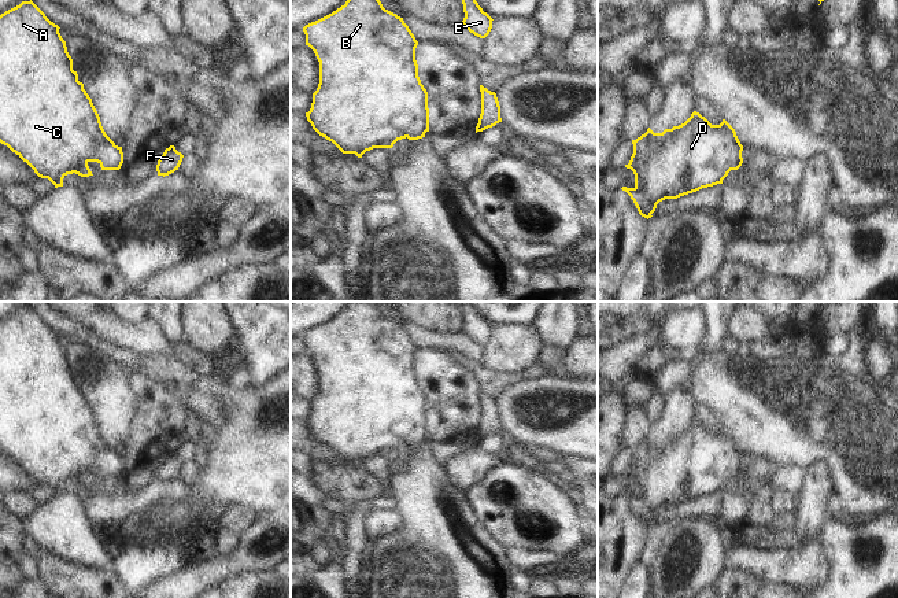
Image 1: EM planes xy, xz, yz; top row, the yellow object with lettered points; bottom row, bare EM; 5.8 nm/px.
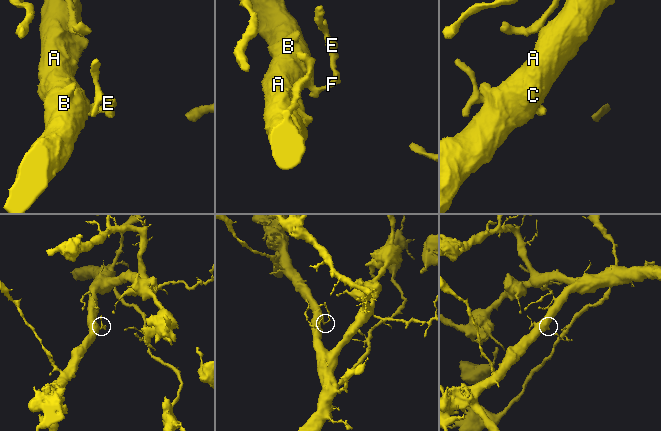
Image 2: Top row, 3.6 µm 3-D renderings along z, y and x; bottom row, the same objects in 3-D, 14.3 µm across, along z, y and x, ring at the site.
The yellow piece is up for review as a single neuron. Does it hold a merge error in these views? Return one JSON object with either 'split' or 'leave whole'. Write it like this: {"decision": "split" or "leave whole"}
{"decision": "leave whole"}

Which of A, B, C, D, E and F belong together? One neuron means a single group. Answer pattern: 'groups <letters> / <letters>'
groups A B C D E F

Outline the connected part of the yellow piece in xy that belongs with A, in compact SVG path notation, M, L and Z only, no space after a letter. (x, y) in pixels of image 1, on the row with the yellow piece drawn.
M32 0L0 15L0 143L55 188L63 187L67 174L93 176L89 162L97 162L101 170L119 170L123 163L122 147L106 134L92 99L73 70L73 59L59 29Z

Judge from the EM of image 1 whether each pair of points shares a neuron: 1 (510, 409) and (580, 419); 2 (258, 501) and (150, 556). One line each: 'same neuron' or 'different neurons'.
1: same neuron
2: different neurons

